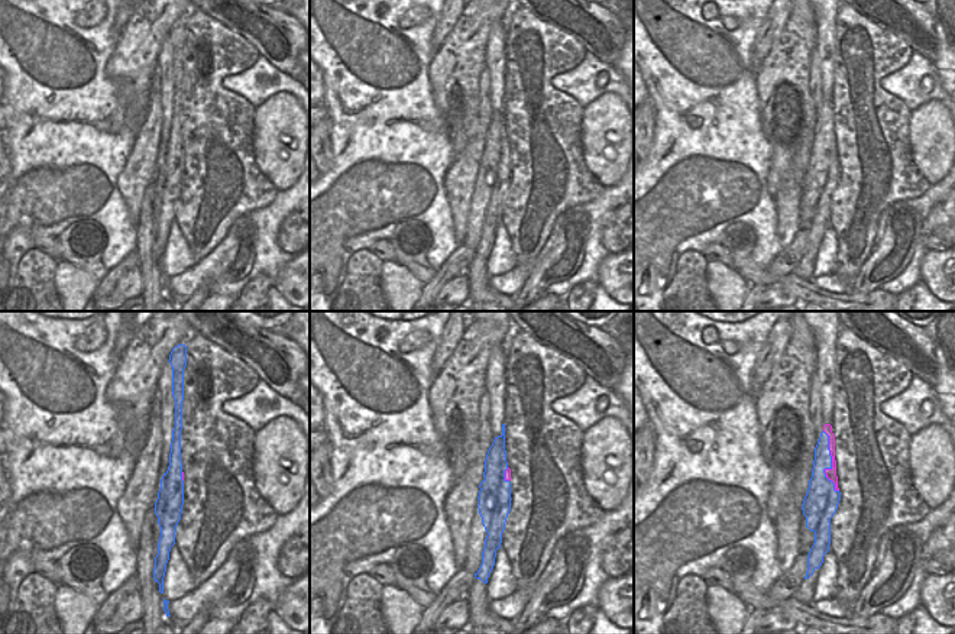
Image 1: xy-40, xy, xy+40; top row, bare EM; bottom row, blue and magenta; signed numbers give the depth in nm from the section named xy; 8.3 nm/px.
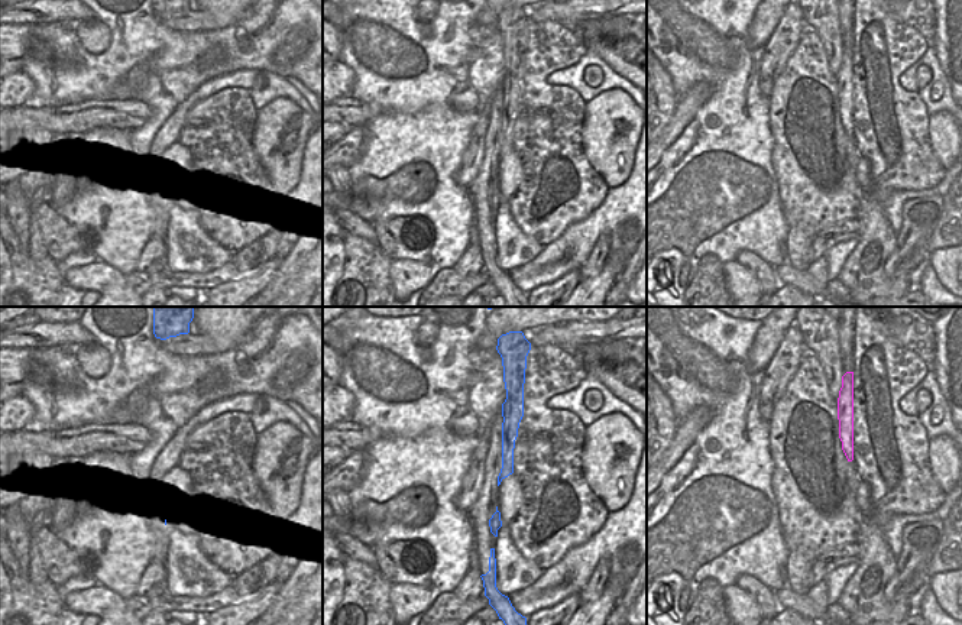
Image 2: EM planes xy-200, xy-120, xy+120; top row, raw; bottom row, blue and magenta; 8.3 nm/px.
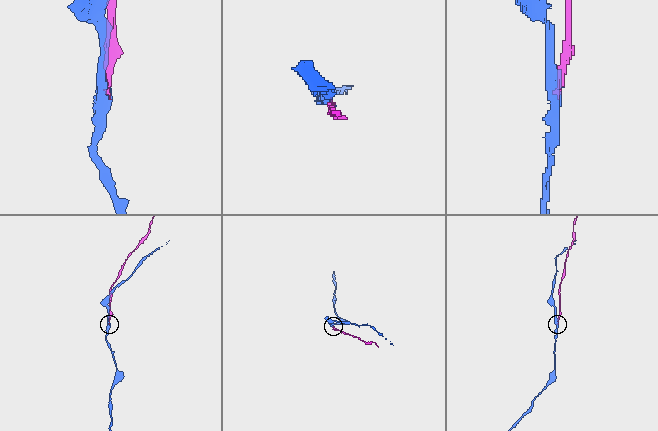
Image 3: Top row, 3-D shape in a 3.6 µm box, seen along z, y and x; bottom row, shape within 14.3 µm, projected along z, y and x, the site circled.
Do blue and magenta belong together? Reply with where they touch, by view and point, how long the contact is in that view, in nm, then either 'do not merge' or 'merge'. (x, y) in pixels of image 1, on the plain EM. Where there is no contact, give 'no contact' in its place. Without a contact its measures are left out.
xy+40 (831, 138) | 550 nm | do not merge

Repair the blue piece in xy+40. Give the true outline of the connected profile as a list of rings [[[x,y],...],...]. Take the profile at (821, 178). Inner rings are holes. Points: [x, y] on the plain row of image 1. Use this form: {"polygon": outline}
{"polygon": [[[822,107],[815,123],[815,136],[809,164],[803,175],[803,191],[806,203],[815,208],[815,219],[807,230],[809,255],[823,239],[823,232],[829,227],[831,220],[831,194],[838,185],[841,168],[835,159],[826,153],[825,146],[832,145],[832,132],[829,126],[829,111]]]}

